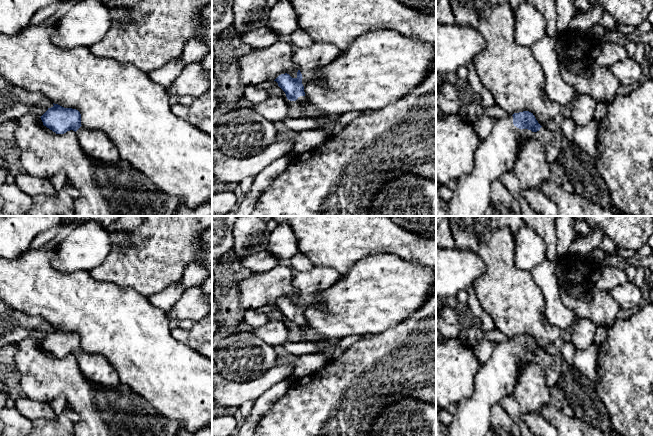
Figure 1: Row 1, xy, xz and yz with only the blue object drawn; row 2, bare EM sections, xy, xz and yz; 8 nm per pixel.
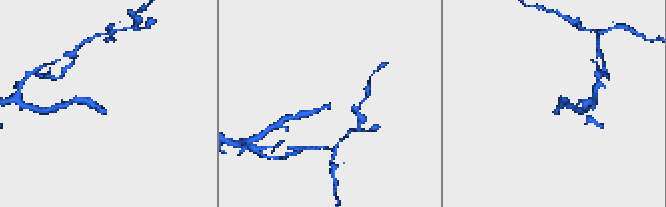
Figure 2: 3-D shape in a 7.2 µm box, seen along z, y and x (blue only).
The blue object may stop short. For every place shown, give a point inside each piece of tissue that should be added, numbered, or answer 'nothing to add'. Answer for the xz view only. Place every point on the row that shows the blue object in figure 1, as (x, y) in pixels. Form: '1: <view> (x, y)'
1: xz (309, 59)

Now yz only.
1: yz (497, 154)

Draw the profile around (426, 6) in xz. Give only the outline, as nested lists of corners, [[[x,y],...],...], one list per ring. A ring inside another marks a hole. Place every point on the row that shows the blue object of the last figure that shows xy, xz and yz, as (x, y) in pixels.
[[[397,0],[403,5],[415,10],[419,10],[425,14],[436,13],[436,0]]]

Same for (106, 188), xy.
[[[25,114],[19,120],[15,140],[20,151],[19,161],[24,172],[35,177],[51,177],[63,170],[67,184],[79,191],[80,197],[75,207],[75,216],[173,216],[178,208],[178,199],[160,190],[144,173],[134,168],[128,161],[105,162],[89,158],[82,150],[77,134],[70,130],[56,134],[43,125],[41,118]]]

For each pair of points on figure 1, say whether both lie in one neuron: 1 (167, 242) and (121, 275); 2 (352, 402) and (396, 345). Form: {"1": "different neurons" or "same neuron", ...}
{"1": "same neuron", "2": "same neuron"}

